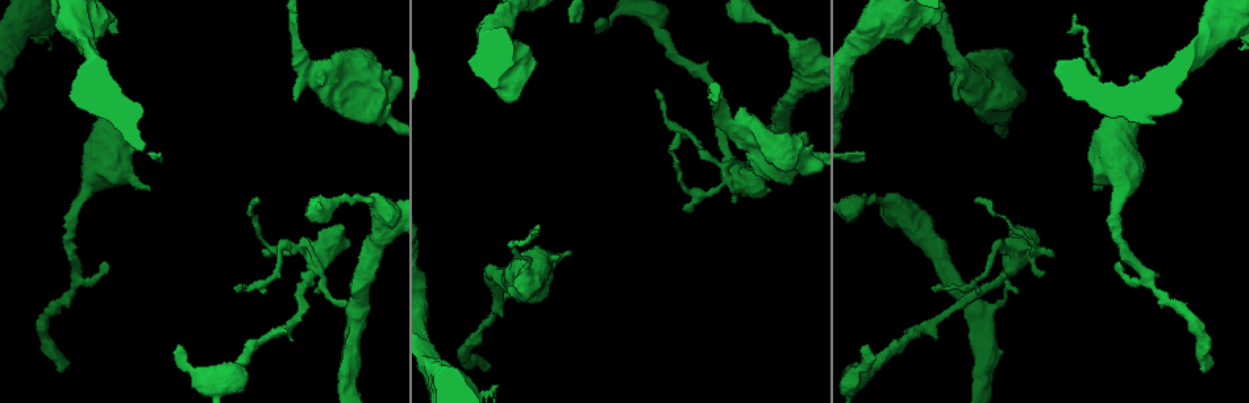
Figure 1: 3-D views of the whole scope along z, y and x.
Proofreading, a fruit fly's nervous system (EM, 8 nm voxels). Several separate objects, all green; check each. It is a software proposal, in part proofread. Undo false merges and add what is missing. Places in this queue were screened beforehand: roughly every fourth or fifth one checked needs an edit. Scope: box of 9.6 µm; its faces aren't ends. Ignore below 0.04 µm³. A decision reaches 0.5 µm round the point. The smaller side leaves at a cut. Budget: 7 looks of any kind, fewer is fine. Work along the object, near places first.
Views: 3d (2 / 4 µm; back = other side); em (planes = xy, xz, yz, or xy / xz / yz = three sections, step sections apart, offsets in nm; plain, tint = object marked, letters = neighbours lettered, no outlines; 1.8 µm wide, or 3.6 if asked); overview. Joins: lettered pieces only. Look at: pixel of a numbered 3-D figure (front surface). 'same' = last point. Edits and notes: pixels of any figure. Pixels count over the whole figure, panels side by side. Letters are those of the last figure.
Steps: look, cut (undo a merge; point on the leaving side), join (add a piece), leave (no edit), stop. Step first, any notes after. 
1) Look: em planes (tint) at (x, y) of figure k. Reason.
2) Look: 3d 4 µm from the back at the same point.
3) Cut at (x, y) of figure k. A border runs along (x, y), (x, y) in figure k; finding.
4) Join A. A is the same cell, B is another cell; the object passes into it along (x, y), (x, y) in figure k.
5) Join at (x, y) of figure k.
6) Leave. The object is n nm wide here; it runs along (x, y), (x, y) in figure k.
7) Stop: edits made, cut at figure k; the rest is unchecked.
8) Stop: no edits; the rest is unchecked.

Look: em xz step 16 (tint) at (1092, 190) of figure 1. Branch stops here.

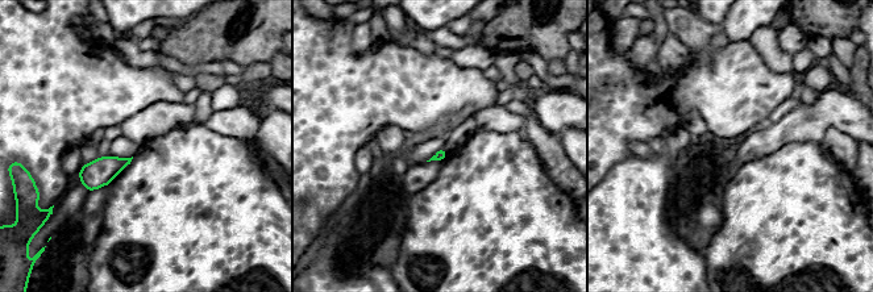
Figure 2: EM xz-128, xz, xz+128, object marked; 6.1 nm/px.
Look: em xz step 16 (letters) at the same point. What lies round it.

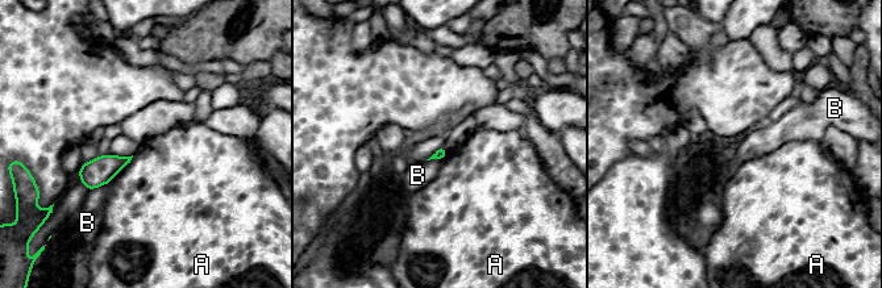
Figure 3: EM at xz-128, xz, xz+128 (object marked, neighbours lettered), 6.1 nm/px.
Leave. A and B are other cells; a border runs along (109, 182), (88, 191) in figure 3; none of them fits.

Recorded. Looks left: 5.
Look: em planes (letters) at (602, 29) of figure 1.

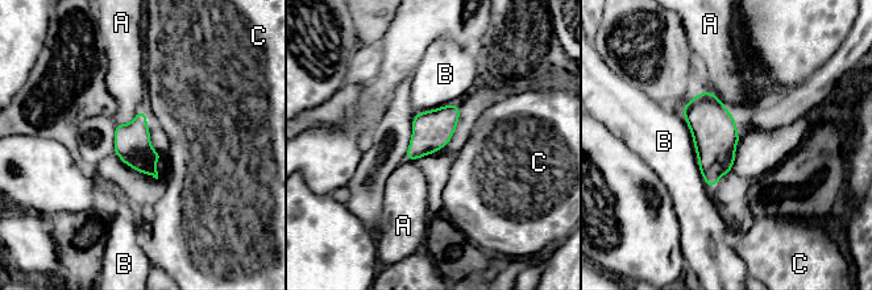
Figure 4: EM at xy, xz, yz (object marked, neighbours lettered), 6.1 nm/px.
Leave. The object is 220 nm wide here; A, B and C are other cells; a border runs along (708, 90), (722, 103), (736, 128) in figure 4; none of them fits.

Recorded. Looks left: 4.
Look: 3d 2 µm at (1009, 274) of figure 1.

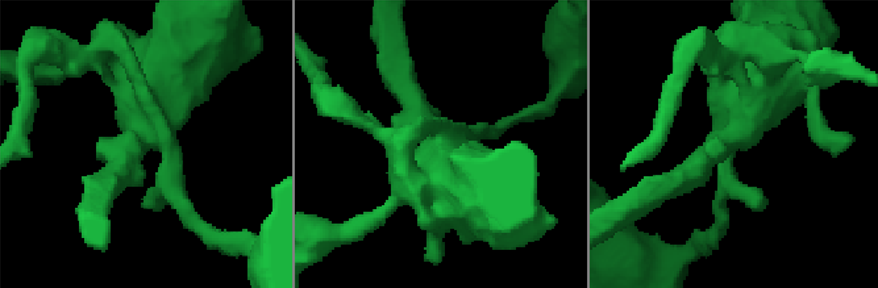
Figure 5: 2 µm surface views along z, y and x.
Look: em xy step 16 (tint) at (160, 137) of figure 5. Need the tissue.

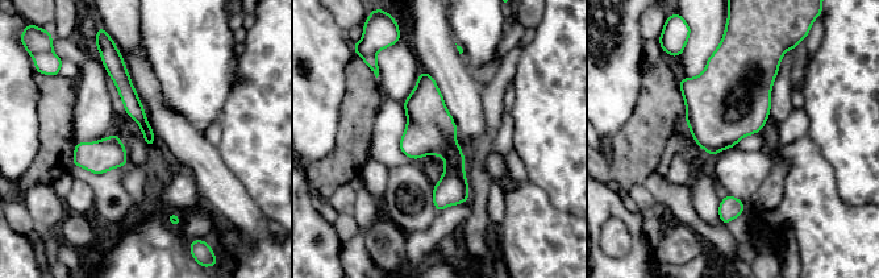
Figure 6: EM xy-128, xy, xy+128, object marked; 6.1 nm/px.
Look: em planes (letters) at the same point. Cut it another way.

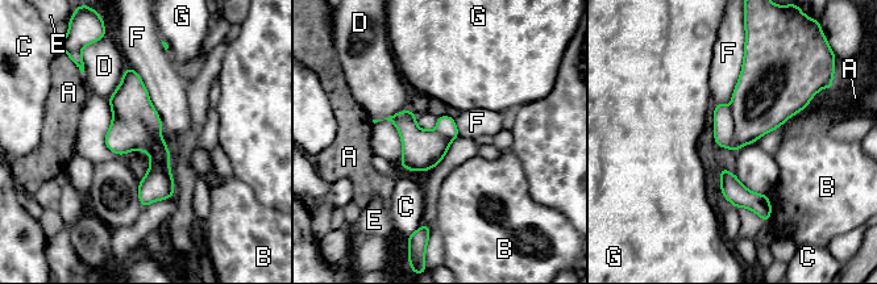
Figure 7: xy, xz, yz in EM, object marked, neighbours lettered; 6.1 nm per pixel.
Cut at (763, 100) of figure 7. The object is 240 nm wide here; A, B, C, D, E, F and G are other cells; a border runs along (730, 107), (734, 149) in figure 7; two cells meet here.

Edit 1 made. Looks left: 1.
Stop: edits made, cut at figure 7; the rest is unchecked.

